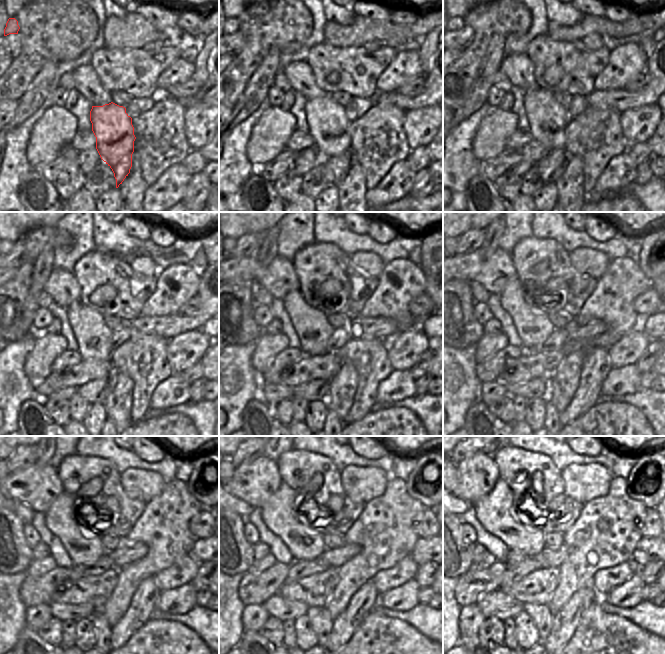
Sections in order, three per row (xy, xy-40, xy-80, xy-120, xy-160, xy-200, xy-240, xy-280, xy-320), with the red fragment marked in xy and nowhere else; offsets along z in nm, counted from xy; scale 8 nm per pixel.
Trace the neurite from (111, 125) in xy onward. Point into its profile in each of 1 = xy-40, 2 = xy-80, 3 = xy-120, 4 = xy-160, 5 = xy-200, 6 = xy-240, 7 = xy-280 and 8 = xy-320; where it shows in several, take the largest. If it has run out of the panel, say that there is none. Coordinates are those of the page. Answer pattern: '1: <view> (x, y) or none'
1: xy-40 (328, 125)
2: xy-80 (548, 119)
3: xy-120 (94, 338)
4: xy-160 (313, 330)
5: xy-200 (534, 327)
6: xy-240 (83, 547)
7: xy-280 (304, 543)
8: xy-320 (496, 511)

